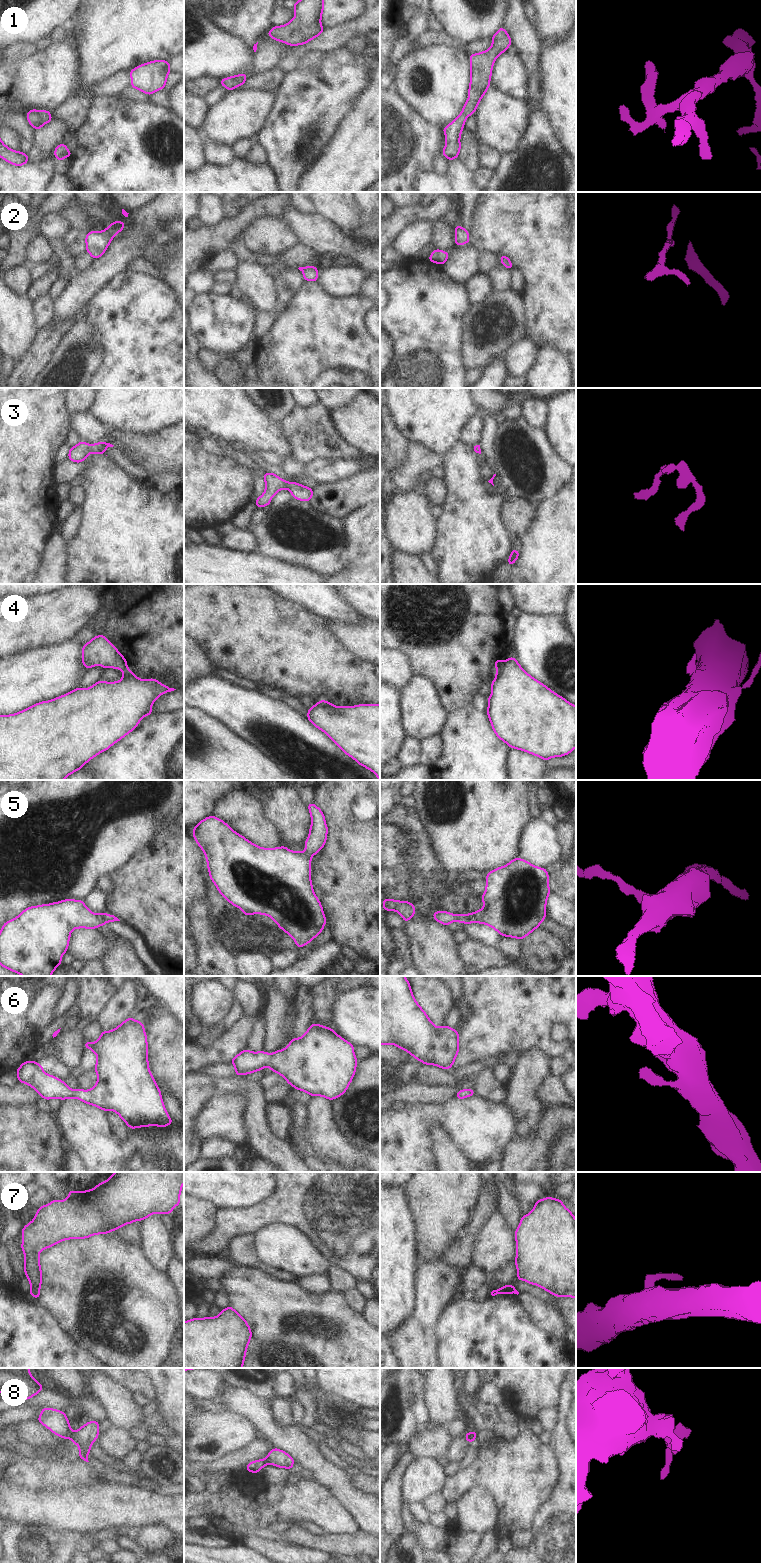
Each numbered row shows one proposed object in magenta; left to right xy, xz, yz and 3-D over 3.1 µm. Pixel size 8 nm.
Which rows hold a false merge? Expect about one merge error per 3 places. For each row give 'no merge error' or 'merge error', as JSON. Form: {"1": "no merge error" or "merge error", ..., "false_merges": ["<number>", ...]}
{"1": "no merge error", "2": "no merge error", "3": "no merge error", "4": "merge error", "5": "no merge error", "6": "no merge error", "7": "no merge error", "8": "merge error", "false_merges": ["4", "8"]}

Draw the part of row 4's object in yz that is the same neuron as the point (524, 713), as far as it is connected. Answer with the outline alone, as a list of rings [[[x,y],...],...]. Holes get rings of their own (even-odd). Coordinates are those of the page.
[[[509,657],[503,667],[496,671],[496,677],[490,686],[492,693],[488,697],[486,713],[494,733],[510,748],[525,751],[544,761],[570,754],[576,748],[576,706],[530,676],[515,657]]]

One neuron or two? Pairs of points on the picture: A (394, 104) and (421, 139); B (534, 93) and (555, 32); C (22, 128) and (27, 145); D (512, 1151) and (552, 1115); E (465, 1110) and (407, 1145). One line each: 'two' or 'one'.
A: one
B: two
C: one
D: one
E: one

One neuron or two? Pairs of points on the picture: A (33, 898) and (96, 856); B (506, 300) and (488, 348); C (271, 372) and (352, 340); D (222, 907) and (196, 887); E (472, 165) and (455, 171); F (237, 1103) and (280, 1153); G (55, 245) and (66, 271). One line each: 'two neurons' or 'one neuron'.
A: one neuron
B: one neuron
C: one neuron
D: one neuron
E: two neurons
F: two neurons
G: one neuron

